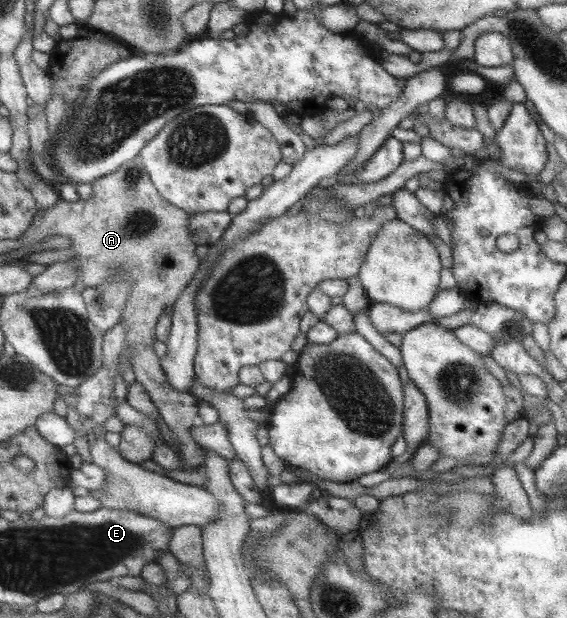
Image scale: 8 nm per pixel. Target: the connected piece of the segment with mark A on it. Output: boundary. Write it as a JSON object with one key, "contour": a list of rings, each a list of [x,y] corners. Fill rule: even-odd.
{"contour":[[[136,155],[134,158],[123,162],[113,173],[108,173],[102,175],[98,180],[94,181],[91,184],[91,191],[92,196],[88,200],[80,200],[78,199],[75,202],[67,202],[61,199],[57,200],[57,203],[52,208],[39,208],[35,212],[33,216],[33,220],[30,223],[30,226],[19,236],[18,240],[23,242],[23,245],[32,246],[40,242],[45,236],[68,236],[72,243],[68,248],[72,246],[75,251],[75,255],[72,258],[72,262],[76,264],[76,281],[74,282],[81,282],[85,289],[93,289],[96,286],[100,286],[102,282],[106,282],[108,278],[112,278],[112,276],[120,276],[130,289],[128,289],[128,301],[126,301],[126,305],[124,305],[124,309],[120,313],[120,320],[118,322],[122,322],[124,326],[126,326],[126,333],[124,333],[124,347],[129,348],[129,355],[131,356],[131,369],[133,370],[133,374],[135,376],[135,381],[139,382],[144,388],[146,394],[150,398],[152,405],[157,409],[160,418],[165,422],[168,429],[172,431],[174,435],[174,440],[176,440],[177,444],[177,452],[179,454],[179,459],[181,460],[181,468],[182,470],[196,468],[202,464],[204,457],[205,457],[205,450],[196,444],[196,441],[190,436],[189,428],[198,422],[197,416],[197,400],[194,399],[188,393],[182,394],[182,392],[178,393],[172,388],[172,385],[167,381],[165,377],[164,371],[162,370],[161,364],[159,363],[160,359],[156,356],[154,349],[152,348],[152,344],[155,341],[154,334],[155,334],[155,324],[157,323],[158,317],[162,314],[166,306],[170,306],[176,302],[176,298],[180,296],[180,292],[184,290],[184,286],[194,278],[196,272],[198,272],[198,268],[200,268],[200,261],[195,254],[195,244],[190,240],[189,237],[189,214],[184,212],[182,209],[179,209],[177,206],[166,202],[159,194],[158,191],[155,189],[155,186],[152,184],[152,181],[149,179],[148,174],[144,170],[142,159],[139,155]]]}

